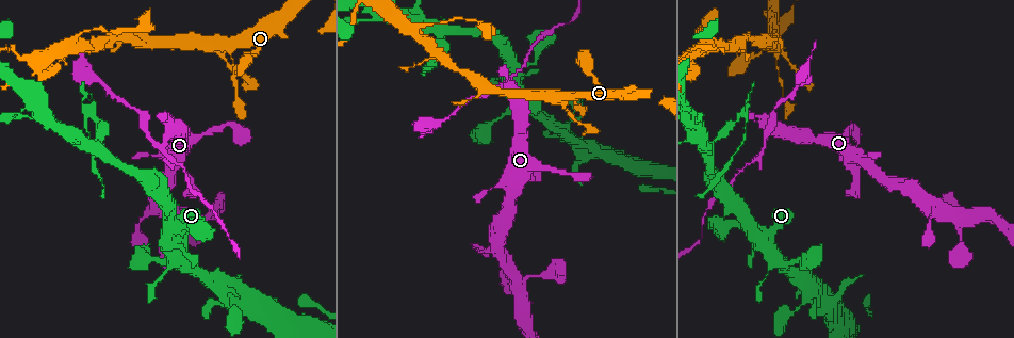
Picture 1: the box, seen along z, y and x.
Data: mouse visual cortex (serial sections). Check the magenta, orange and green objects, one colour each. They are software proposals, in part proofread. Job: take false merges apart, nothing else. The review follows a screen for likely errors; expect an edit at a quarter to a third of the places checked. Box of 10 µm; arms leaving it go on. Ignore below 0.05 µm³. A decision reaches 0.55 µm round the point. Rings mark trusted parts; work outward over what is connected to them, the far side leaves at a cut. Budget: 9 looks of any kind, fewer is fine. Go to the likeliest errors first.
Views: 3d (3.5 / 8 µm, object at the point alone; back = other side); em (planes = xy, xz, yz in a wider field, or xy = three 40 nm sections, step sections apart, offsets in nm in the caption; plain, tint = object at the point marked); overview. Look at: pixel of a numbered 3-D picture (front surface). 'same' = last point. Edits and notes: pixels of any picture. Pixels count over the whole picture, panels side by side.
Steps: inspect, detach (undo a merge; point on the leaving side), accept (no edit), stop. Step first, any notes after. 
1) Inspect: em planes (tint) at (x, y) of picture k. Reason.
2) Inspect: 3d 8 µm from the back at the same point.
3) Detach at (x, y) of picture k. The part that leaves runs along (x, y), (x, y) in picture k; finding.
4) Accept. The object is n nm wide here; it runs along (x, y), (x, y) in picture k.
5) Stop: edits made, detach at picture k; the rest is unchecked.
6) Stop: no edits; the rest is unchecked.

Inspect: 3d 3.5 µm at (708, 147) of picture 1. A fork.

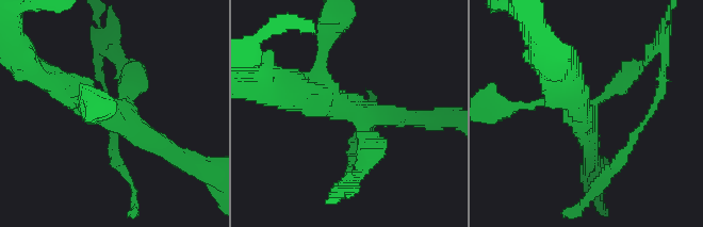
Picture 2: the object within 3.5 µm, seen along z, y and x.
Inspect: em xy step 1 (tint) at (122, 112) of picture 2. 3 arms meet here; the arms are 250, 300, 450 nm wide; need the tissue.

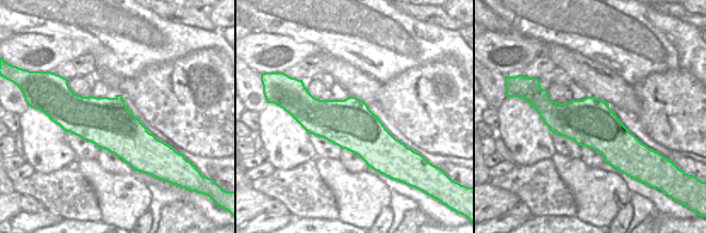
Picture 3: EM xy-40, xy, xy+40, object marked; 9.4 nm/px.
Accept. It runs along (178, 160), (123, 114), (64, 87) in picture 2; one cell here.

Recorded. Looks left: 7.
Inspect: 3d 3.5 µm at (563, 95) of picture 1. Four arms meet.

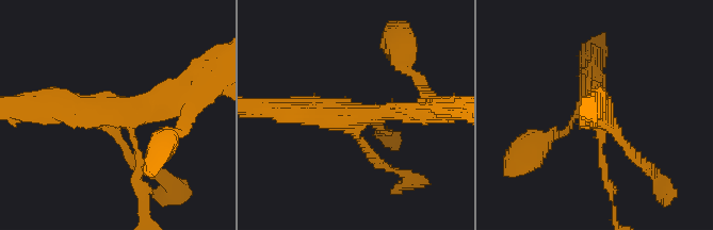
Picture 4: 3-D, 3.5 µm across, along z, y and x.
Inspect: em xy step 5 (tint) at (351, 118) of picture 4. 4 arms meet here; the arms are 100, 150, 300, 350 nm wide; now the EM.

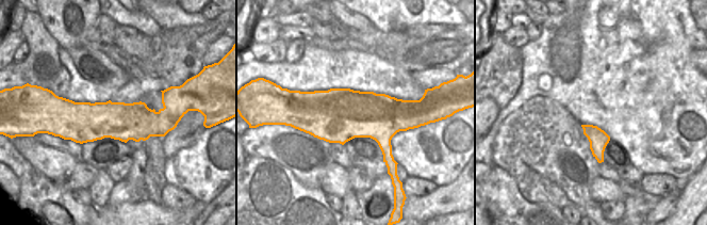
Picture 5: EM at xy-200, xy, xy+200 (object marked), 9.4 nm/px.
Accept. The object is 500 nm wide here; it runs along (183, 100), (145, 111), (36, 111) in picture 4; continuous, no second cell.

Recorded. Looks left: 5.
Inspect: 3d 3.5 µm at (855, 174) of picture 1. Sudden change in width.

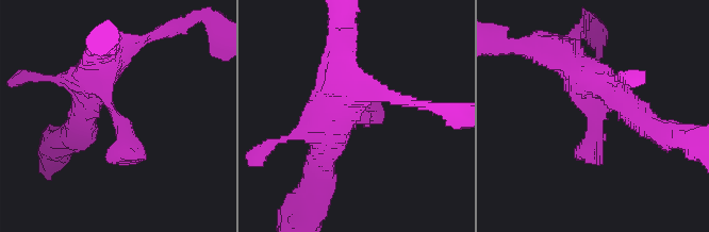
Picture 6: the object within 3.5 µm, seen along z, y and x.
Inspect: em xy step 5 (tint) at (117, 112) of picture 6.

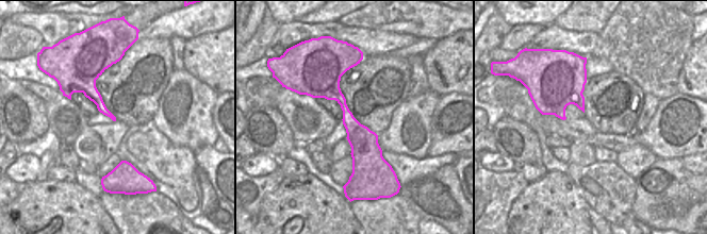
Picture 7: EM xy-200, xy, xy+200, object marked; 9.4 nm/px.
Accept. It runs along (99, 68), (93, 87), (125, 130), (109, 163) in picture 6; all the same cell.

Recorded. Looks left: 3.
Inspect: 3d 8 µm at (30, 119) of picture 1. Three-way junction.

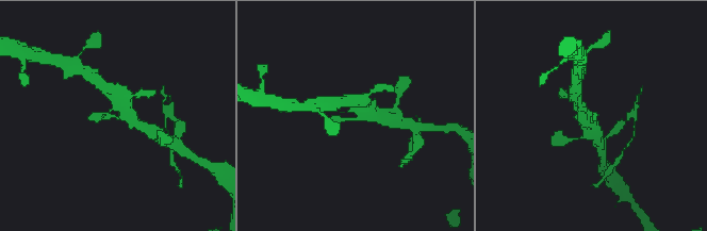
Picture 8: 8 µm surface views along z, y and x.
Inspect: em planes (tint) at the same point. 3 arms meet here; the arms are 250, 350, 450 nm wide.

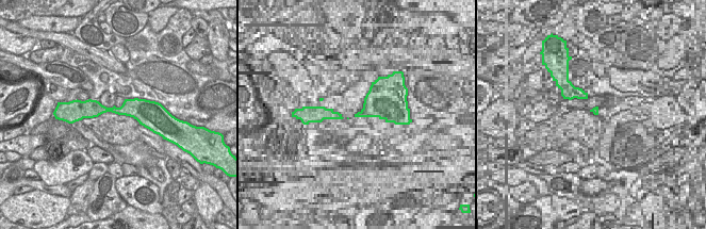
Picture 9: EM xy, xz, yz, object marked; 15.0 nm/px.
Accept. It runs along (84, 111), (142, 110), (152, 117) in picture 9; one cell here.

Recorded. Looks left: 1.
Stop: no edits; the rest is unchecked.

